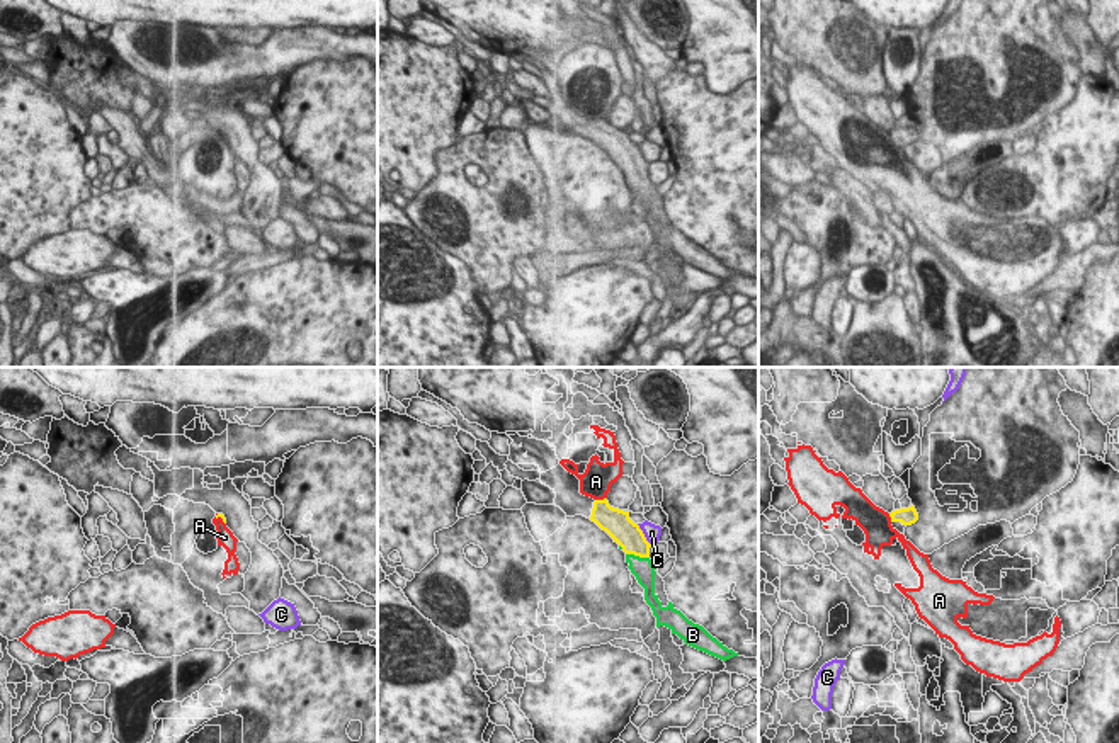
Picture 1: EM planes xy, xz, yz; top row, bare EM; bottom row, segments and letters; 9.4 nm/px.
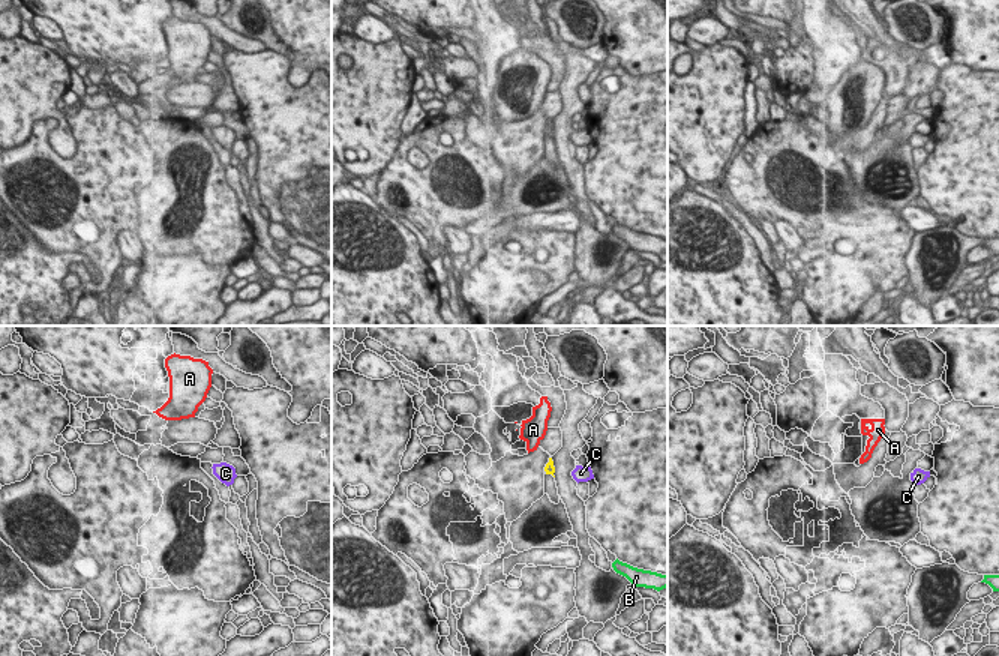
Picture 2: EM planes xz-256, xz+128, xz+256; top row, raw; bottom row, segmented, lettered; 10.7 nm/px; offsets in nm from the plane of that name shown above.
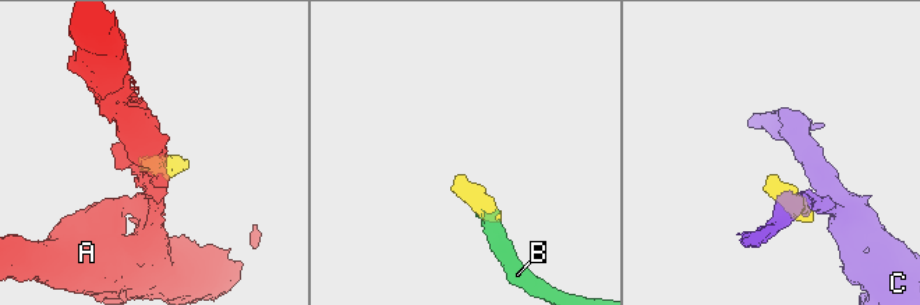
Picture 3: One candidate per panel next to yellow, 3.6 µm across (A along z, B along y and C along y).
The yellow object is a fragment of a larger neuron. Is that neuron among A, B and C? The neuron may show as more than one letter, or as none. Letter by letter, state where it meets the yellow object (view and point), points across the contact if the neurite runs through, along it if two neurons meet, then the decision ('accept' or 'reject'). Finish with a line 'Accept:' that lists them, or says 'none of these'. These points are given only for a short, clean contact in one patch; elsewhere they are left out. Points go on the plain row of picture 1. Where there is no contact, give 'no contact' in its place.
A: xz (601, 119) | reject
B: xz (638, 174) | across xz (628, 153), (638, 174), (641, 187) | accept
C: xz (643, 153) | along xz (636, 143), (650, 164) | reject
Accept: B

